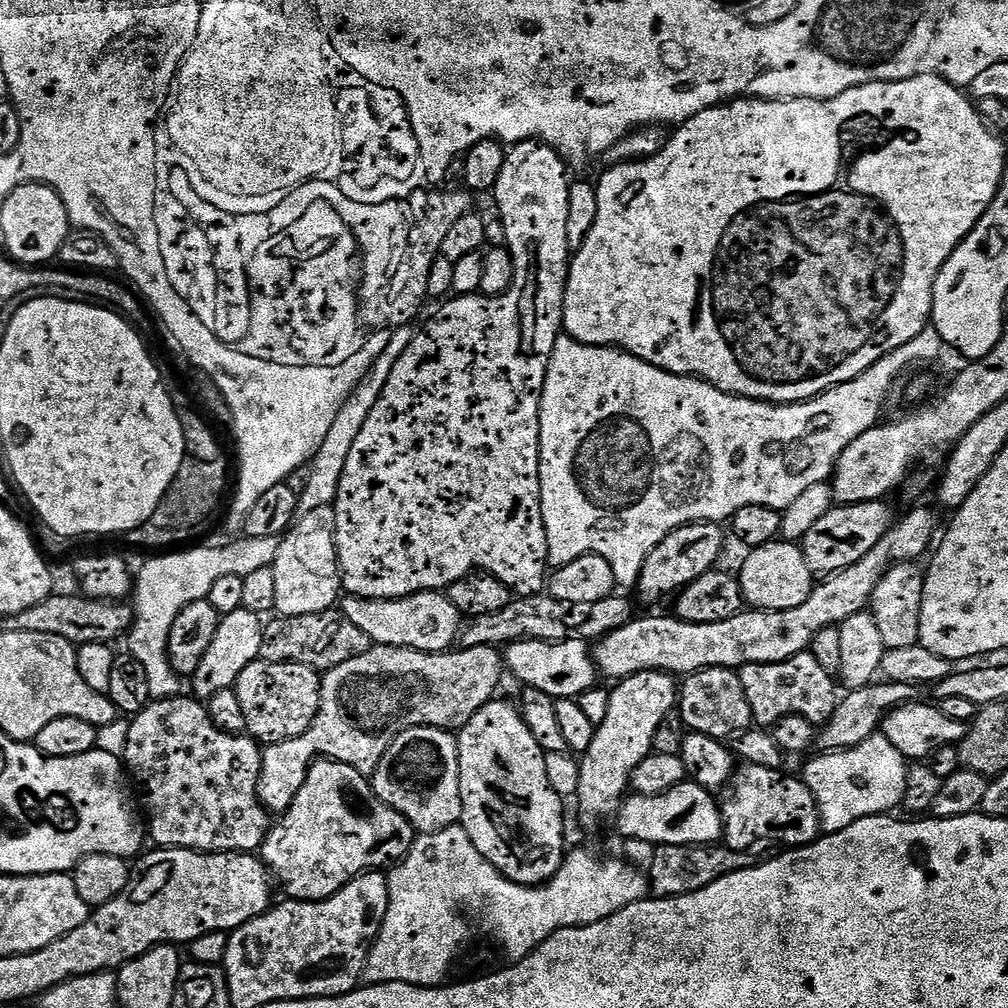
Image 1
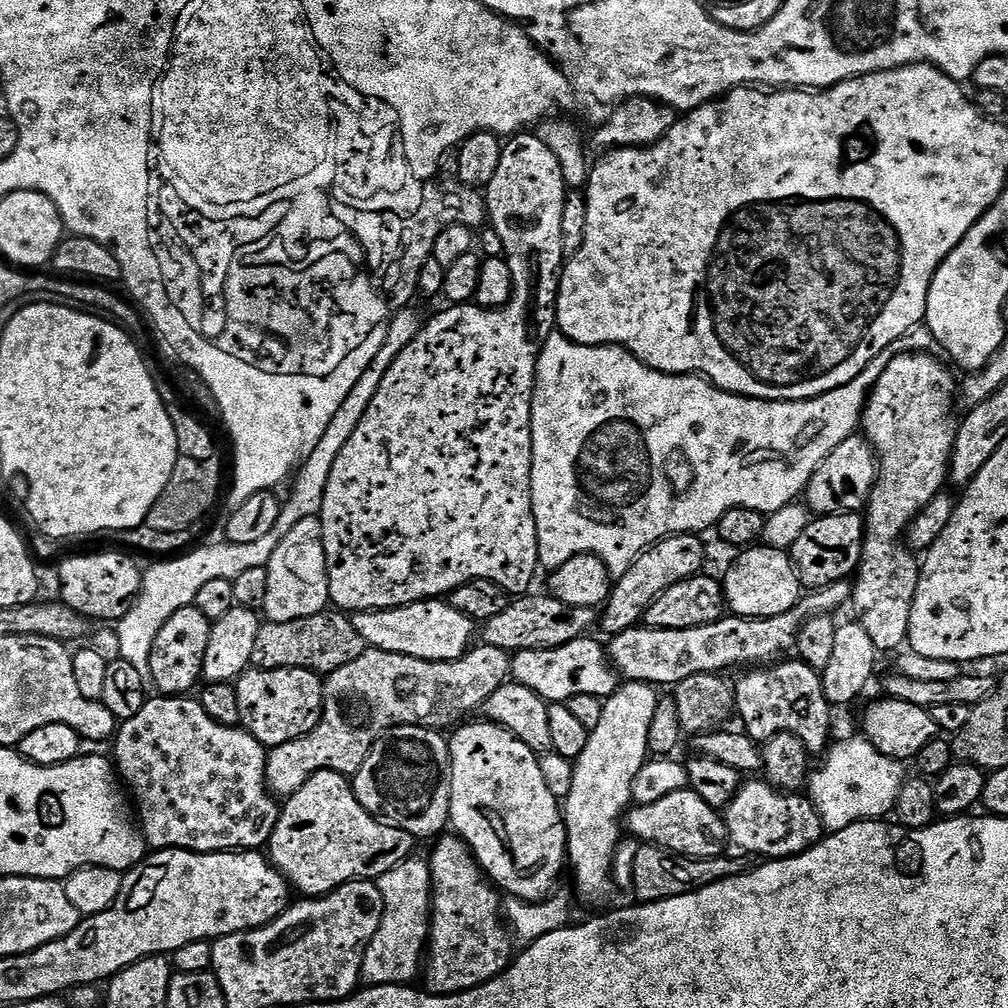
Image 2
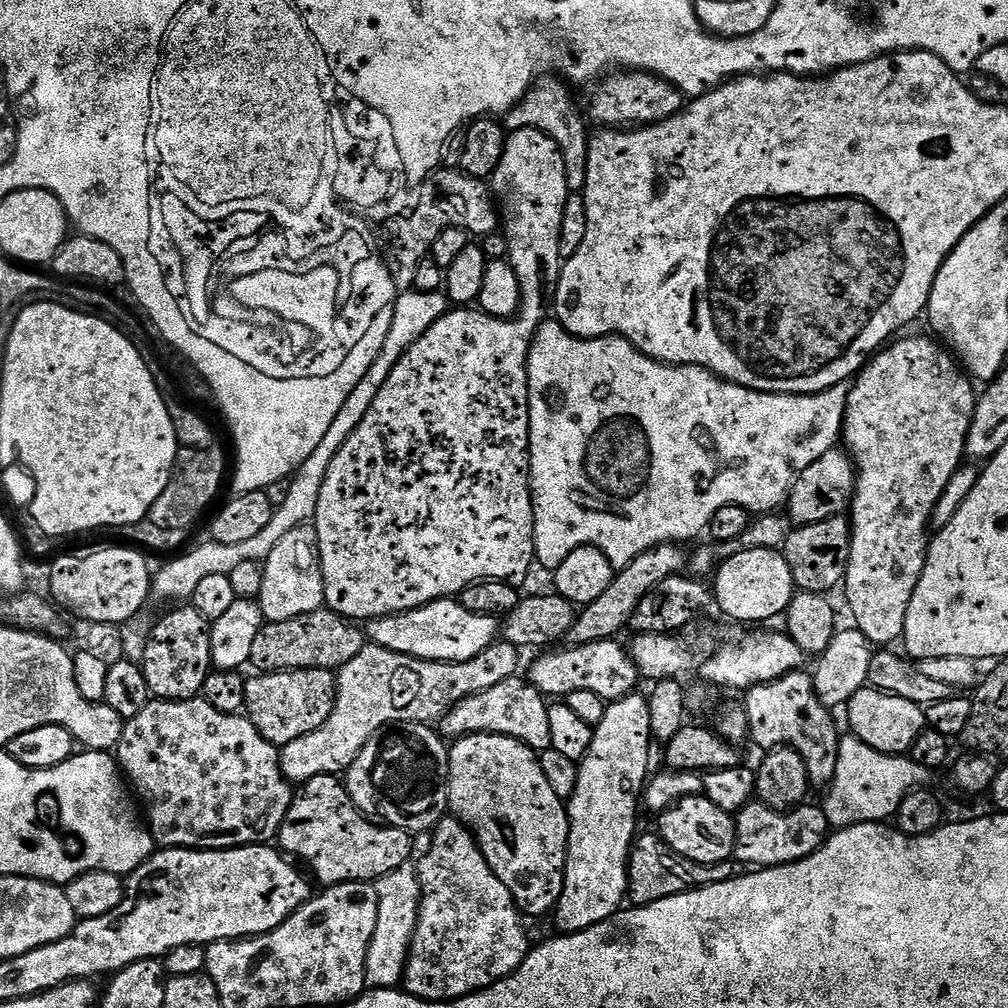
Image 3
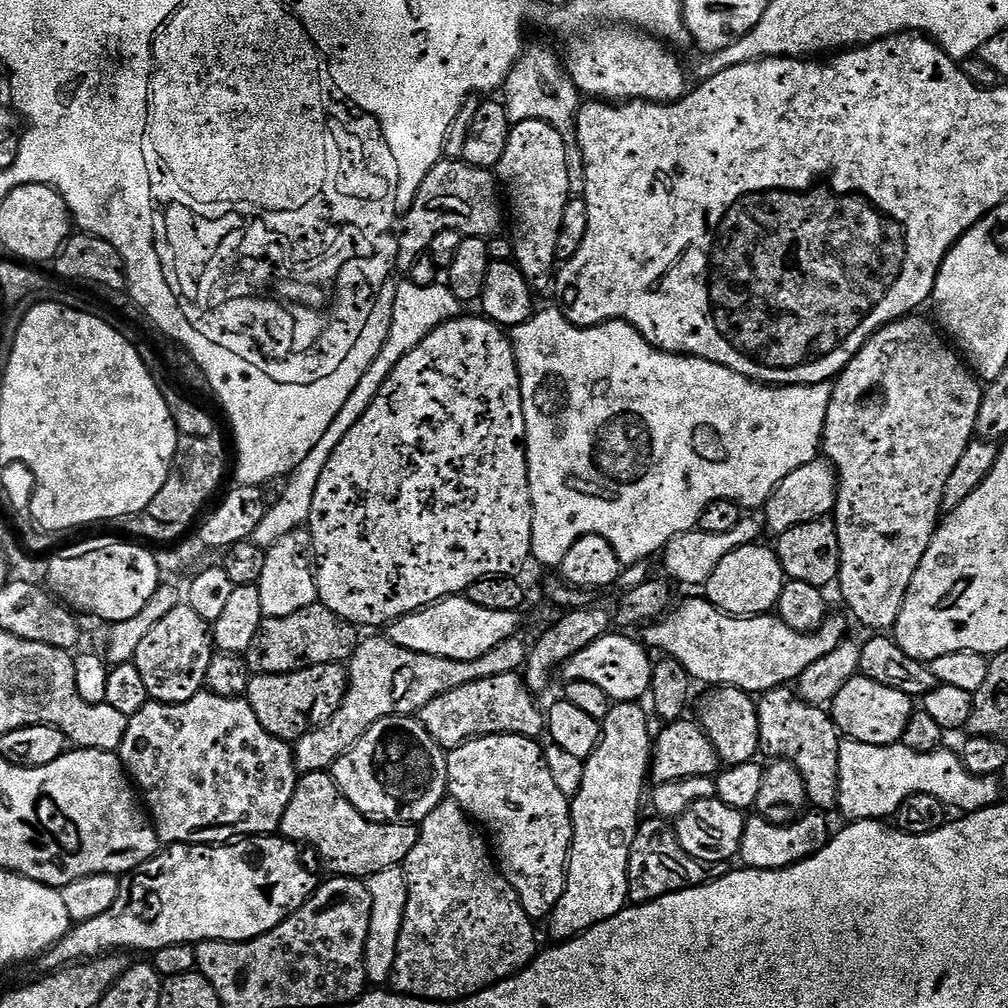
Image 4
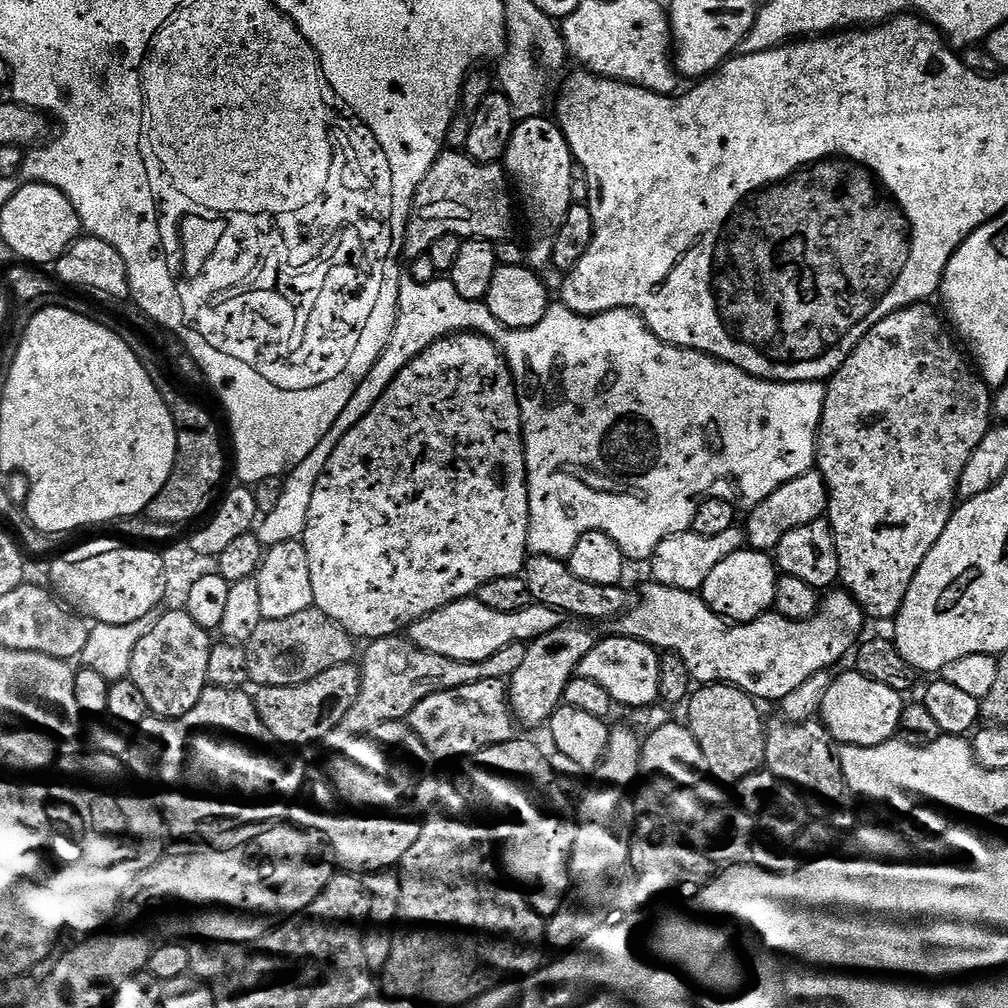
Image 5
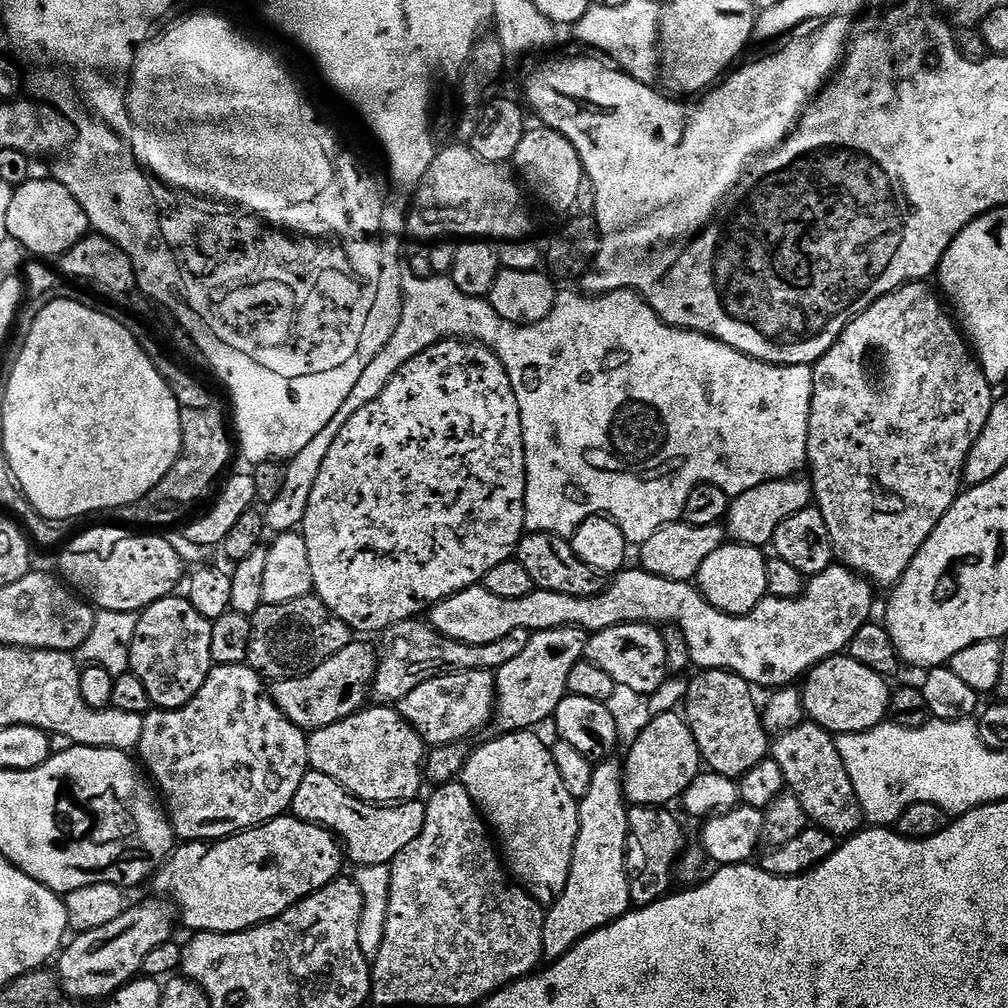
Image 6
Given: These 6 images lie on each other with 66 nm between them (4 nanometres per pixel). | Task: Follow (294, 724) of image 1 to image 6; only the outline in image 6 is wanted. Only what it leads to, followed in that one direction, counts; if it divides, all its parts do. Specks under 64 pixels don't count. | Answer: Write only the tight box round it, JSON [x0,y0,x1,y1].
[270,642,377,730]

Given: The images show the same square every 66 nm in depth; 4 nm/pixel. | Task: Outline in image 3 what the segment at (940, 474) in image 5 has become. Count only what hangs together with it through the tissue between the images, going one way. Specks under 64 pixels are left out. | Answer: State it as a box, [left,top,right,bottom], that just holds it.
[842,336,978,646]

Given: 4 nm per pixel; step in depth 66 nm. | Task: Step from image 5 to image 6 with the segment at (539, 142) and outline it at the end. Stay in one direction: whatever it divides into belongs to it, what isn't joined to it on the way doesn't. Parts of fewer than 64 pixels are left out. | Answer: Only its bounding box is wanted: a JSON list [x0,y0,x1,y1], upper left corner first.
[511,126,585,212]

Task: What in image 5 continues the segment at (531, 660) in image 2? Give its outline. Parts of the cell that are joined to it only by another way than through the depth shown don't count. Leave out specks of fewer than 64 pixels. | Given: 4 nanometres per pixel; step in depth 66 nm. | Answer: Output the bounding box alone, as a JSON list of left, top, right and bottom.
[578,635,661,708]

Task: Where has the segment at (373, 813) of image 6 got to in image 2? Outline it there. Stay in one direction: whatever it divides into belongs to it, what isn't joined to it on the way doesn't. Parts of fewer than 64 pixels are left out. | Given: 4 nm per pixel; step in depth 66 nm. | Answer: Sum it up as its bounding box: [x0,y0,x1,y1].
[266,768,418,898]

